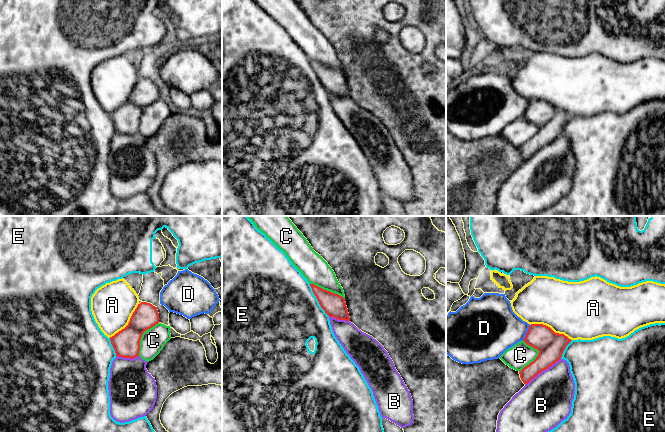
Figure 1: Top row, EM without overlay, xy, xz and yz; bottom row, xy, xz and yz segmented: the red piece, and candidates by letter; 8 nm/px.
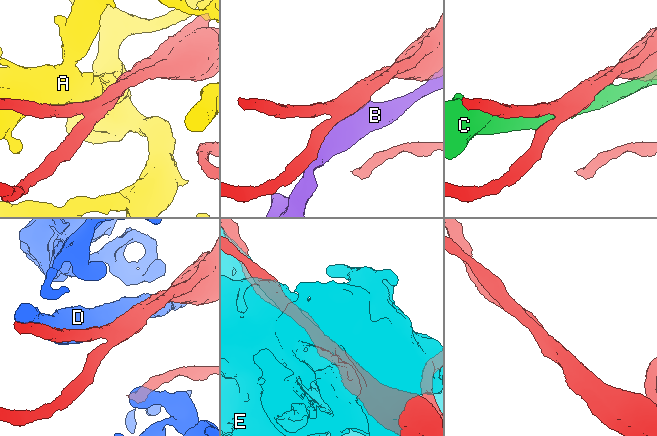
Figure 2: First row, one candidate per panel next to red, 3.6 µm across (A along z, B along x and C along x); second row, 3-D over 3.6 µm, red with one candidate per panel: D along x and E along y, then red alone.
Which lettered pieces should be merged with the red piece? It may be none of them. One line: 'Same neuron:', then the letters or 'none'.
Same neuron: B

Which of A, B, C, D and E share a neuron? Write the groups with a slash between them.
A / B / C / D / E

